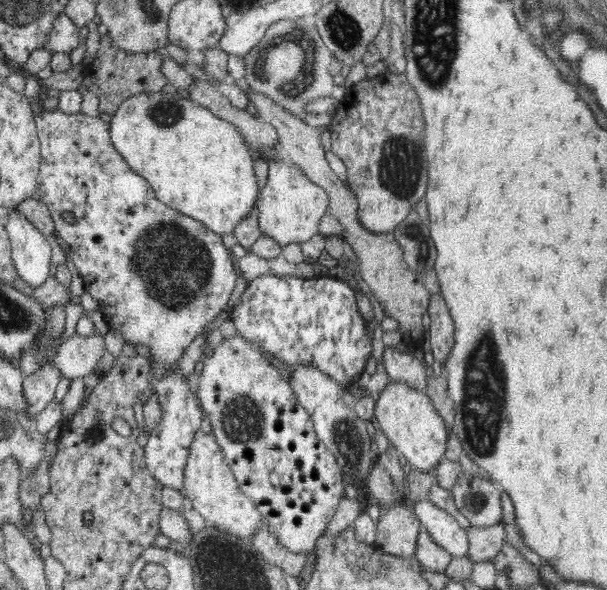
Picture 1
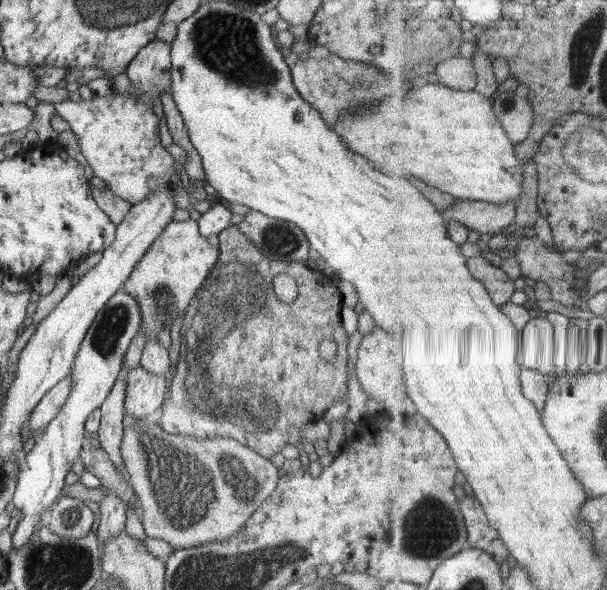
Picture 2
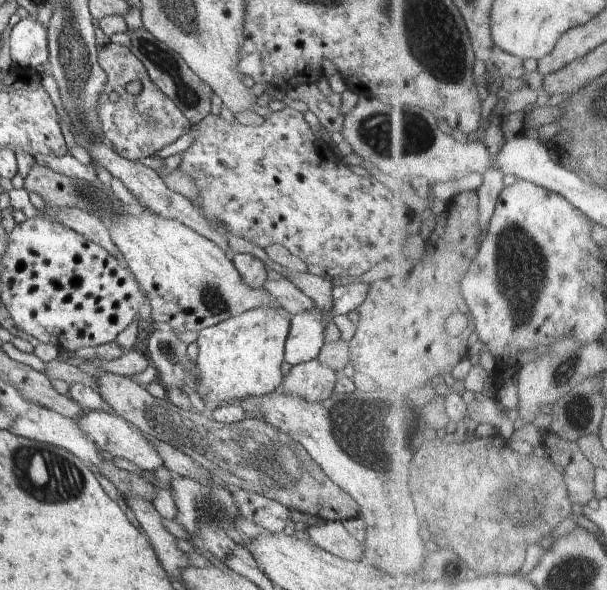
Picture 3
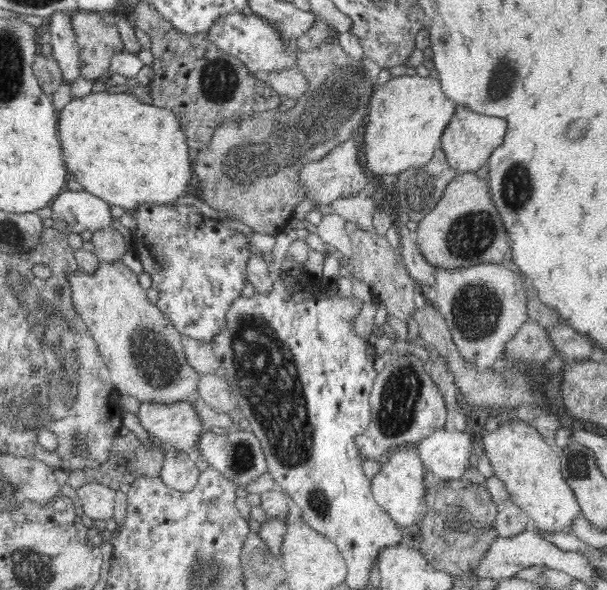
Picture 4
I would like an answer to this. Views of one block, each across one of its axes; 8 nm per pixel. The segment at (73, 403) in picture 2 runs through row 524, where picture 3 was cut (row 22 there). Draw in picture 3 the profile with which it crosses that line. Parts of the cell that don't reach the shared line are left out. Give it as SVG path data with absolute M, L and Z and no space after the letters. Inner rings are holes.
M32 18L21 19L10 33L13 65L31 71L45 67L49 60L47 29Z

